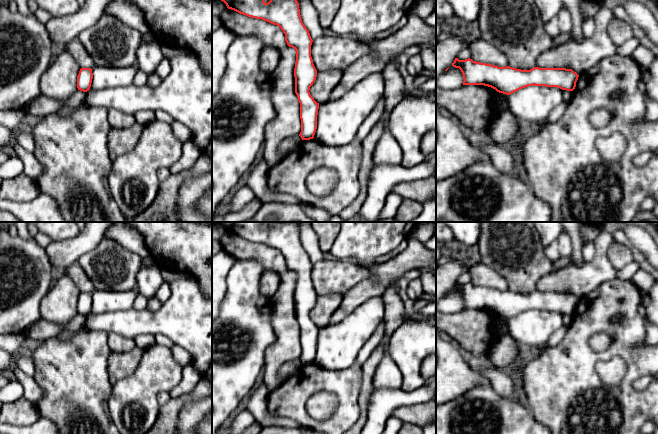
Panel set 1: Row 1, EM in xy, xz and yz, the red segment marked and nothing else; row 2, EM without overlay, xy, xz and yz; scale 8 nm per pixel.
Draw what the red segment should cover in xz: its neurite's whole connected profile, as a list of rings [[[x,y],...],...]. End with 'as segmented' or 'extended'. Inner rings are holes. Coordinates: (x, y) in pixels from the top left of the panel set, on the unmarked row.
[[[212,222],[212,223],[219,223],[223,225],[226,228],[228,233],[234,234],[248,241],[262,243],[271,248],[277,249],[281,252],[281,254],[285,258],[285,265],[287,269],[296,274],[294,301],[295,301],[295,317],[300,327],[301,356],[299,360],[301,361],[302,364],[313,363],[317,353],[317,339],[318,339],[319,327],[317,327],[314,324],[309,314],[316,304],[317,294],[313,288],[313,284],[311,281],[311,269],[313,264],[310,260],[308,253],[305,251],[305,249],[302,246],[298,225],[295,222],[270,222],[270,225],[268,227],[264,226],[266,222]]]; as segmented

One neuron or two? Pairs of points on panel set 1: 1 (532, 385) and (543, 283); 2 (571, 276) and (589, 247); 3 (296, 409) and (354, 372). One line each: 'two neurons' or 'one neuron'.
1: two neurons
2: two neurons
3: one neuron

